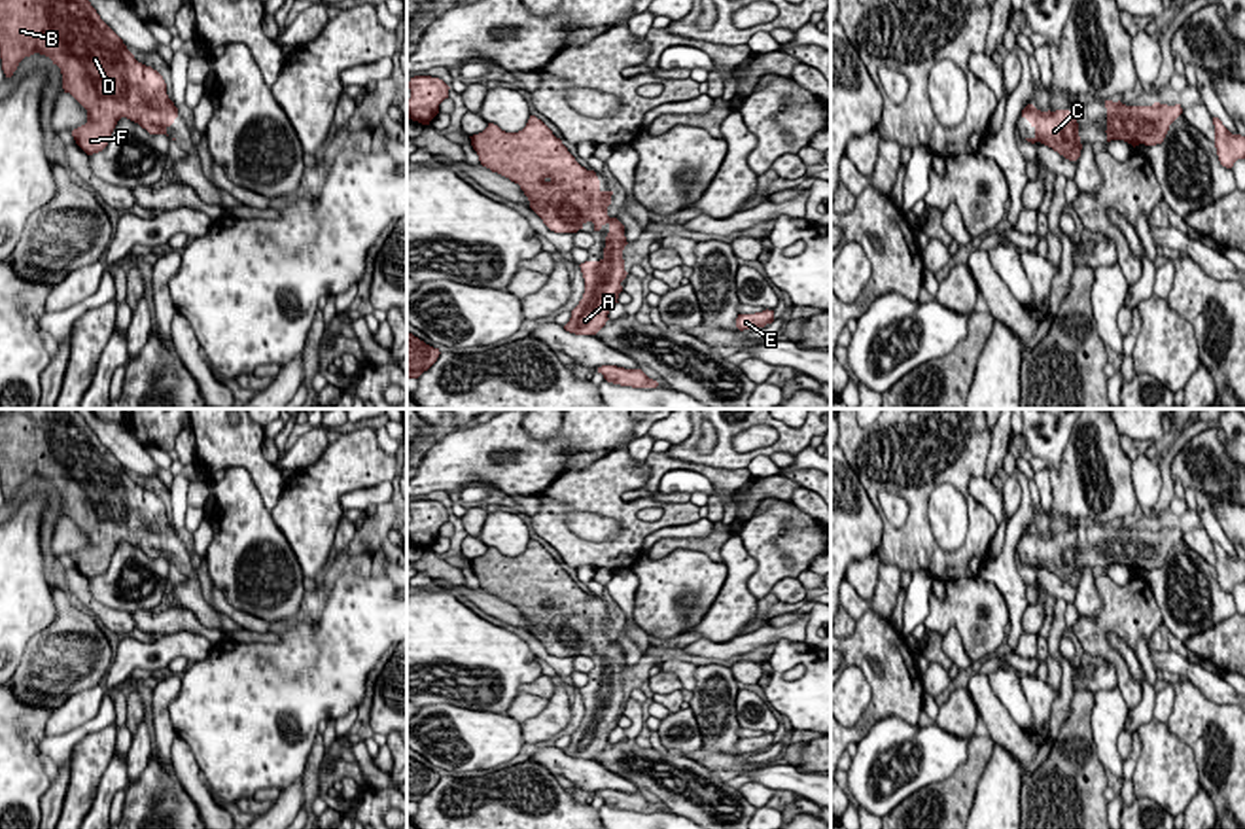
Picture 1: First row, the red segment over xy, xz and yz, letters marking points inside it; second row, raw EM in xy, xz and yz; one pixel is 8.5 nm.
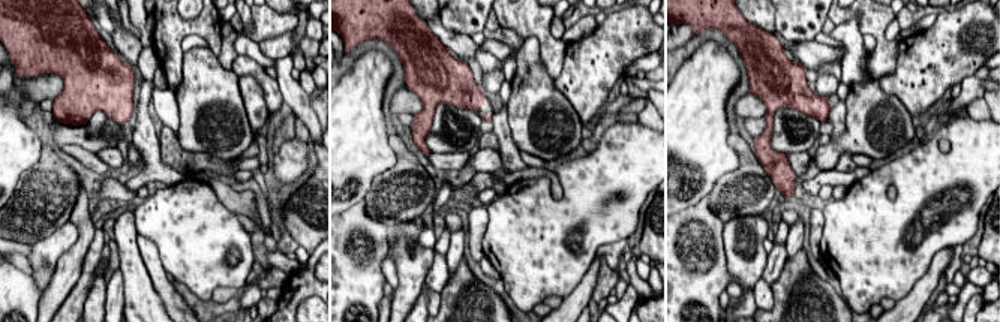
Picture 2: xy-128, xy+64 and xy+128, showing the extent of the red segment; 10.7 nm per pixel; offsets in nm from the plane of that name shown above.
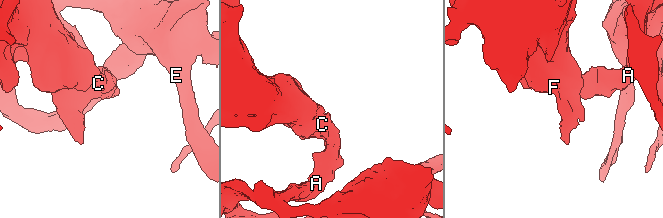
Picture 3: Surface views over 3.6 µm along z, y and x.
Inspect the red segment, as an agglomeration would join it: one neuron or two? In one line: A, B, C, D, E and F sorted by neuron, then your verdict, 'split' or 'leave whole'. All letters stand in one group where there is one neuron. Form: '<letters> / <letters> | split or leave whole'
A B C D E F | leave whole

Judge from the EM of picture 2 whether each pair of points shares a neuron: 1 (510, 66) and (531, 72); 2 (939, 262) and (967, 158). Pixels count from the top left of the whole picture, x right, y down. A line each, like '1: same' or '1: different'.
1: different
2: different

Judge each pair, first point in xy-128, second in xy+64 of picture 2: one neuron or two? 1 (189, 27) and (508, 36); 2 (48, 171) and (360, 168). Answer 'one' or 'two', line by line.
1: two
2: two

